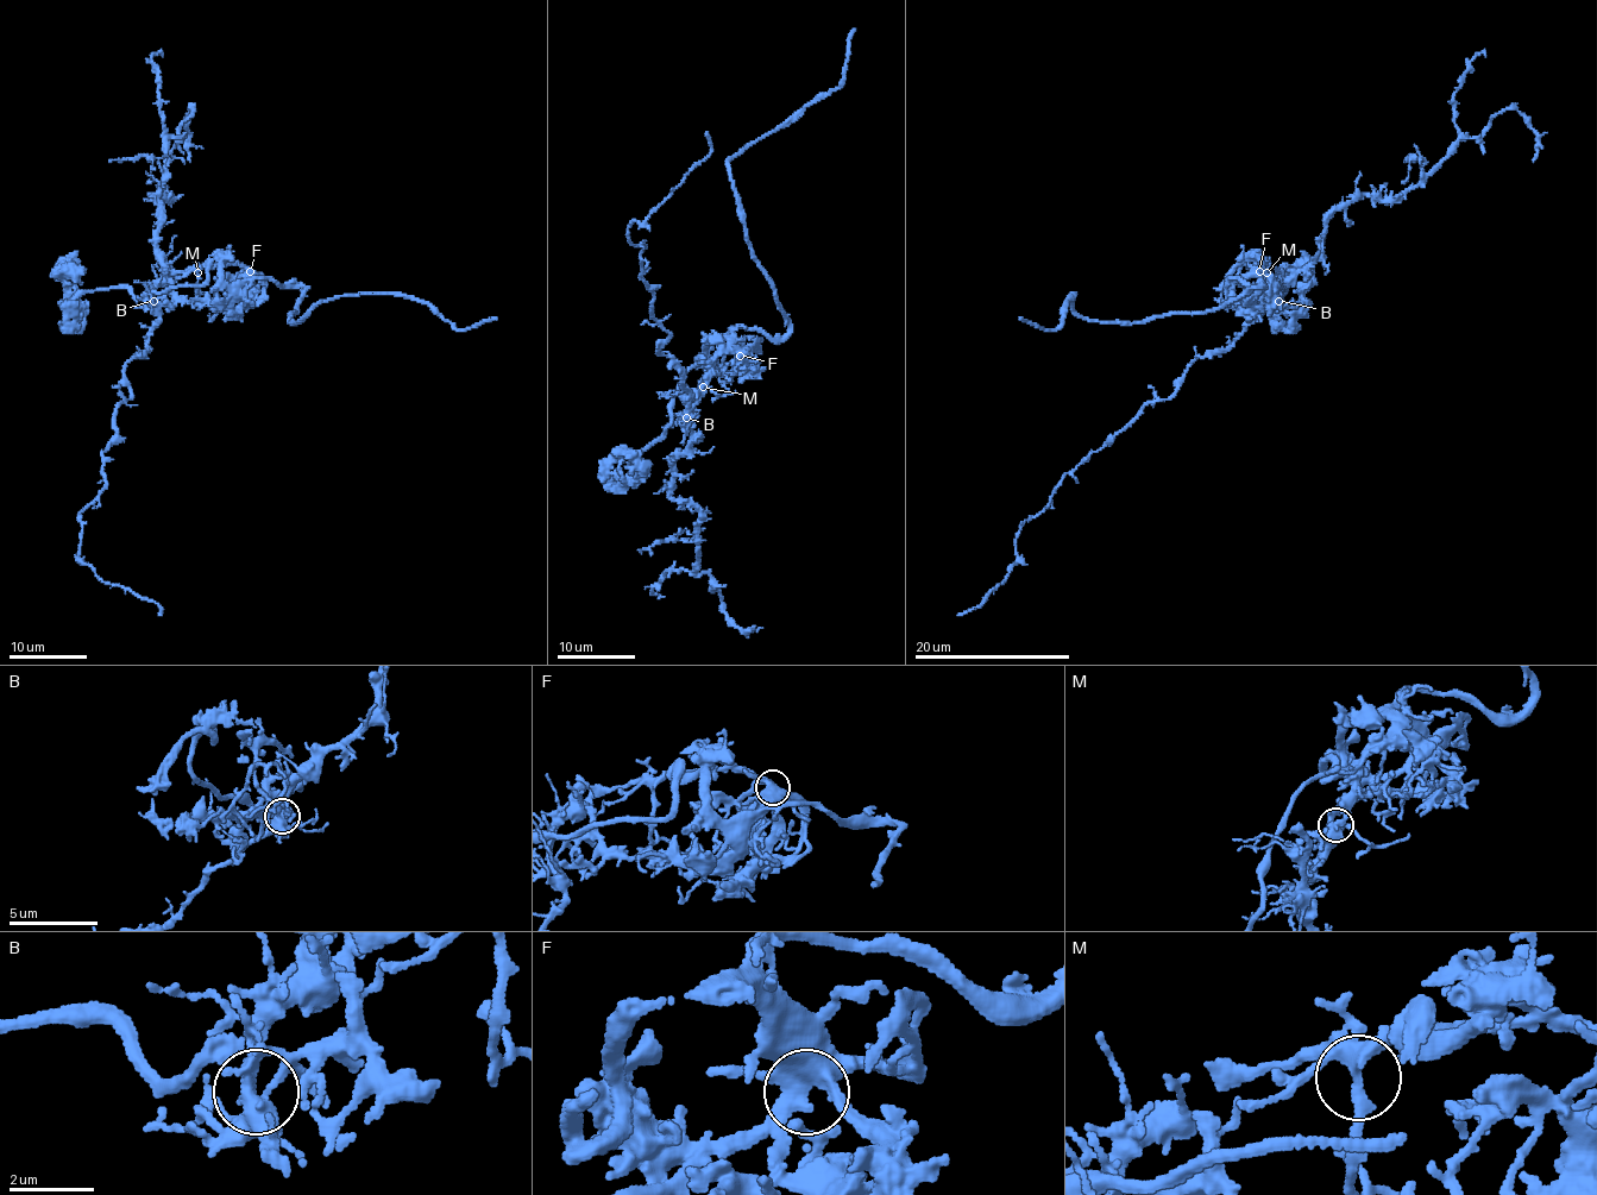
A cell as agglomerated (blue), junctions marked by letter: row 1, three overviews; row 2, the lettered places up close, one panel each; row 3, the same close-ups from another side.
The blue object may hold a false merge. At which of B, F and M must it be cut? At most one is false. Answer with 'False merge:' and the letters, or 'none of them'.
False merge: B

